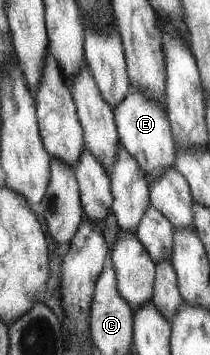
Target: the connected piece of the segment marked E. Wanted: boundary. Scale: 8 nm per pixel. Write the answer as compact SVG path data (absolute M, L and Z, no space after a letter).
M129 85L121 104L113 108L113 114L118 143L133 156L141 174L145 176L147 186L151 186L155 178L159 178L167 168L174 166L175 150L166 112L163 112L163 108L155 100L147 98L139 86Z

